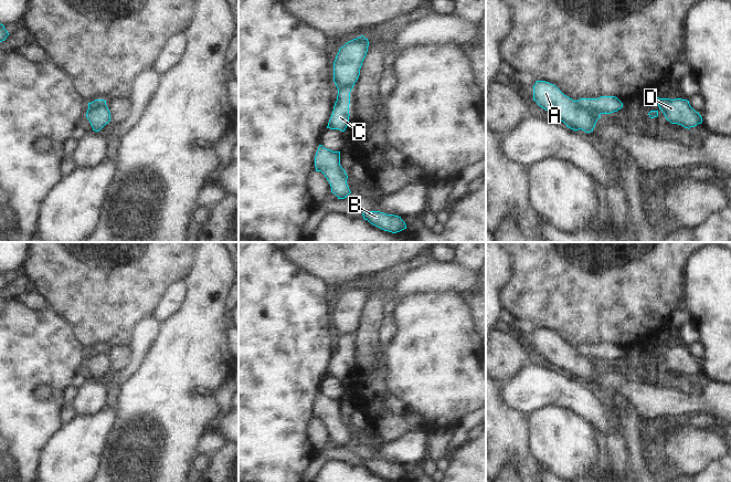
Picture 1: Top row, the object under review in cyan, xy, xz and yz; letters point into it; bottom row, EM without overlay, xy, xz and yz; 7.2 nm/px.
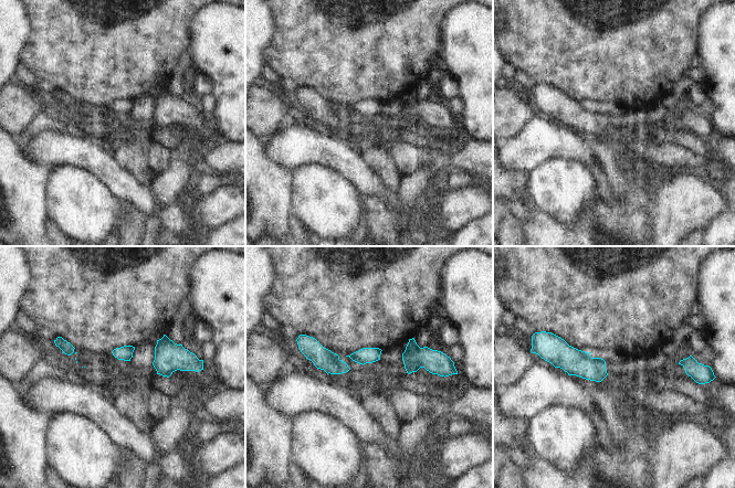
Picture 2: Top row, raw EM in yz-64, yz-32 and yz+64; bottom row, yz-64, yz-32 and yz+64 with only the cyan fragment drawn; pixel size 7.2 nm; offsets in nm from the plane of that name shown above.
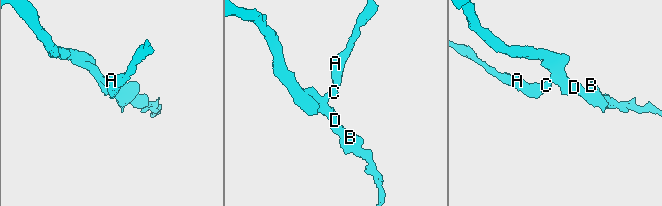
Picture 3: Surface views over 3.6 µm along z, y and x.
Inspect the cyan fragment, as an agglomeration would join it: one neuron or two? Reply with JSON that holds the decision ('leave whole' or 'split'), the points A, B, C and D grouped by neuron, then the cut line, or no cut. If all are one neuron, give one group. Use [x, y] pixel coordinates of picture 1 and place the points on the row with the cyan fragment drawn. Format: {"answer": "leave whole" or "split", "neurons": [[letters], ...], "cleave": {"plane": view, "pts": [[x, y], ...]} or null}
{"answer": "split", "neurons": [["A"], ["B", "C", "D"]], "cleave": {"plane": "yz", "pts": [[575, 101], [580, 106], [599, 115]]}}

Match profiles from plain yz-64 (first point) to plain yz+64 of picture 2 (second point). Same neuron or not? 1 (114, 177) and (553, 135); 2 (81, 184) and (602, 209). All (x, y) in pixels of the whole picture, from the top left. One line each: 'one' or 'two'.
1: one
2: two

